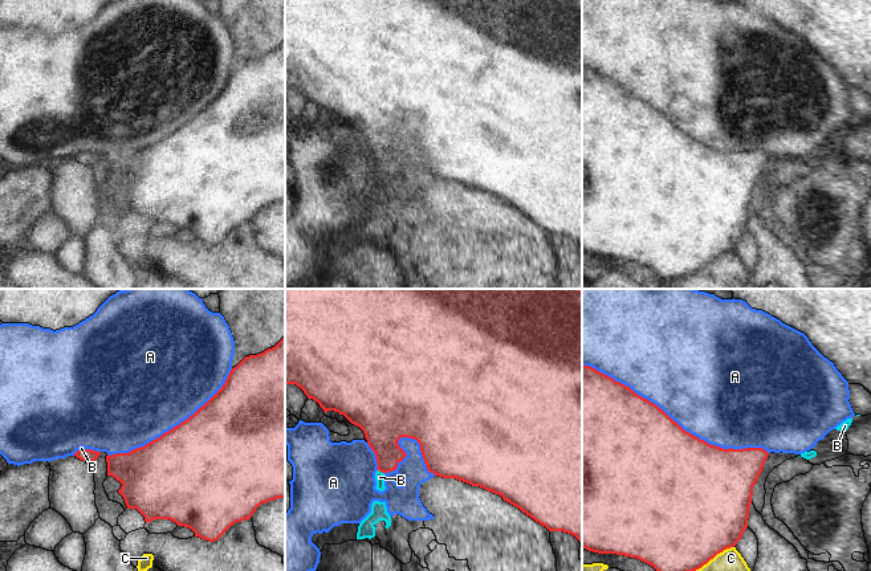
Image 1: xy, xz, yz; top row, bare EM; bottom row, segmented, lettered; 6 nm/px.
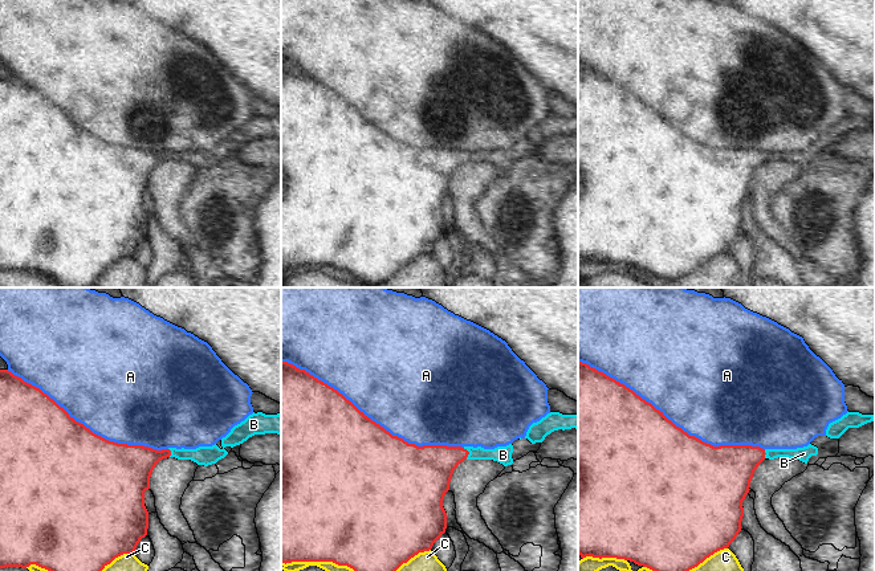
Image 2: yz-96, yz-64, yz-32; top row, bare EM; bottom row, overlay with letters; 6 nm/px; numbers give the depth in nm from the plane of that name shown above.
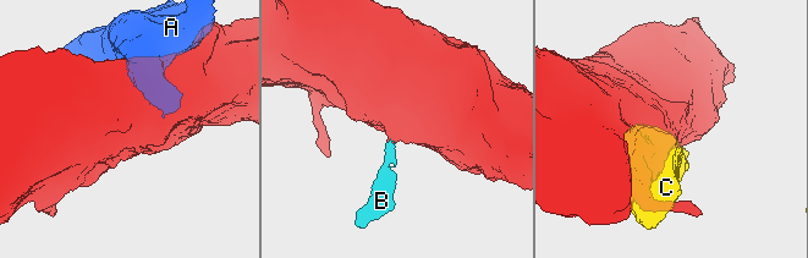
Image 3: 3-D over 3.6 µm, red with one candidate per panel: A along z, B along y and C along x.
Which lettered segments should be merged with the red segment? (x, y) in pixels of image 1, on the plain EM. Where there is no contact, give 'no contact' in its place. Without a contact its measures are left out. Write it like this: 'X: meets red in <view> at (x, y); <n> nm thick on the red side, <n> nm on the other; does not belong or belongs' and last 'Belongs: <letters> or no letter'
A: meets red in yz at (675, 125); 500 nm thick on the red side, 500 nm on the other; does not belong
B: meets red in xz at (381, 174); 220 nm thick on the red side, 60 nm on the other; belongs
C: meets red in yz at (699, 270); 500 nm thick on the red side, 320 nm on the other; does not belong
Belongs: B

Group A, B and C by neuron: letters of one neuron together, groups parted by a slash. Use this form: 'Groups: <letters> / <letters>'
Groups: A / B / C.

